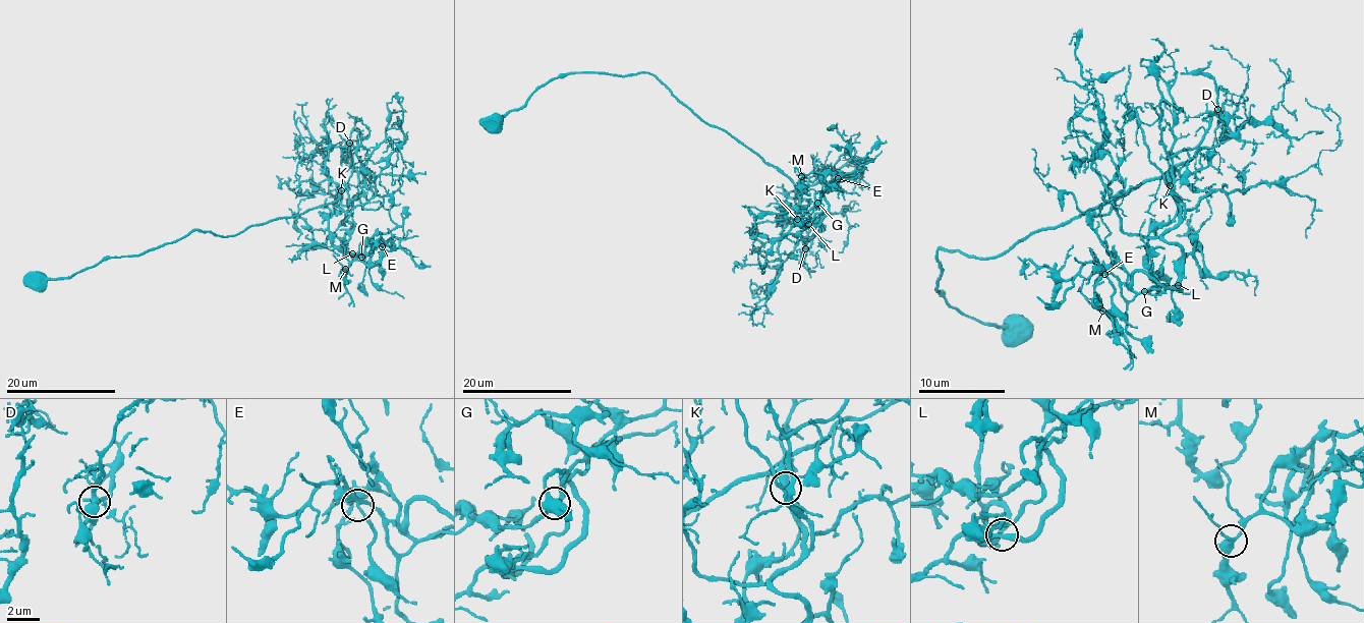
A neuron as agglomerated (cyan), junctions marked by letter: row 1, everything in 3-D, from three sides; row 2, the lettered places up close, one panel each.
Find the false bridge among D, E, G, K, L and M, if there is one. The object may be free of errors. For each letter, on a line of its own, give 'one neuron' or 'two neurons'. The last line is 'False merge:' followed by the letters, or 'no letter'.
D: one neuron
E: one neuron
G: one neuron
K: one neuron
L: one neuron
M: one neuron
False merge: no letter

